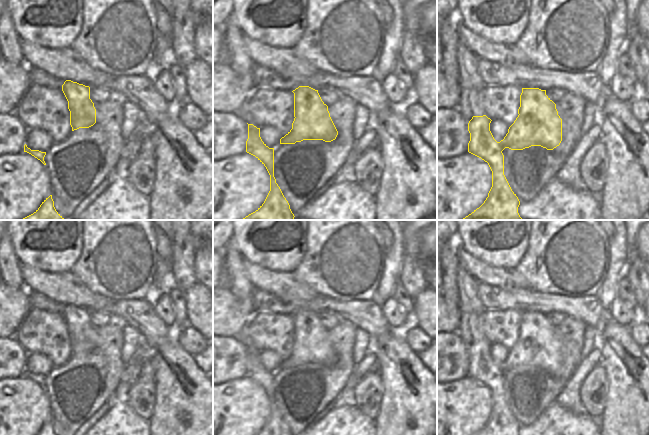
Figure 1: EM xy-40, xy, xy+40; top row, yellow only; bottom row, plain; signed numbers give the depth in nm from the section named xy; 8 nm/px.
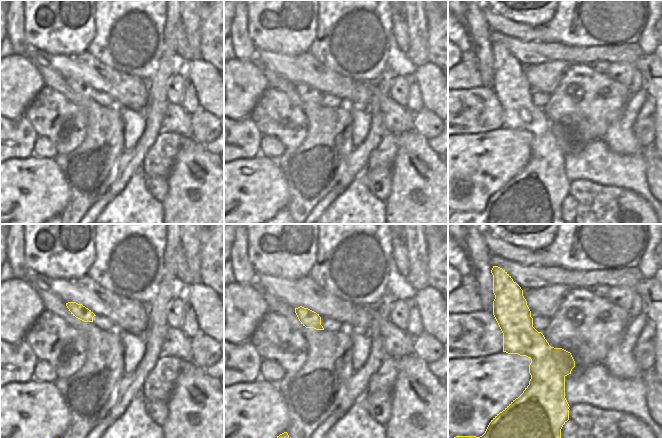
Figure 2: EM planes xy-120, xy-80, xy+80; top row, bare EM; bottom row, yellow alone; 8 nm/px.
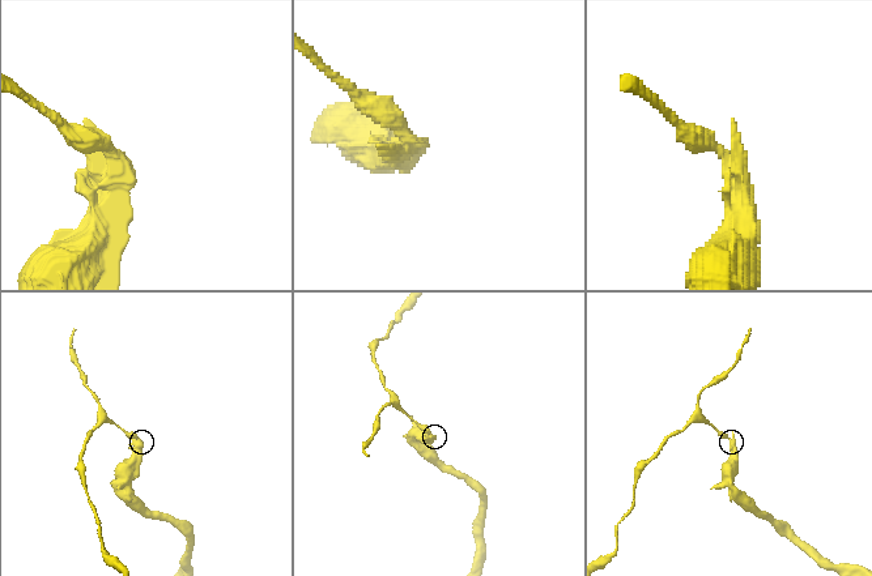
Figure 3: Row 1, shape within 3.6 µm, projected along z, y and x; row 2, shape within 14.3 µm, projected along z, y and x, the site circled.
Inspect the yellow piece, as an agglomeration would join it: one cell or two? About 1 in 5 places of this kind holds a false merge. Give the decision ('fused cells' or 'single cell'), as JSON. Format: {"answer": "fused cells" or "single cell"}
{"answer": "fused cells"}

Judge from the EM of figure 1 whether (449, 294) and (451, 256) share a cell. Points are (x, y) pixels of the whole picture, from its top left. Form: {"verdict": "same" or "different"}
{"verdict": "same"}

